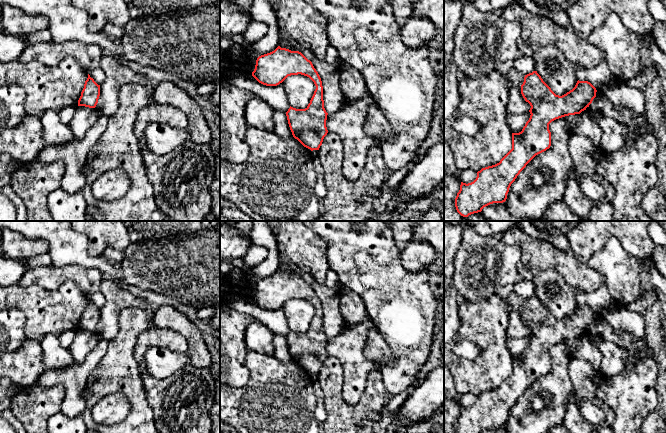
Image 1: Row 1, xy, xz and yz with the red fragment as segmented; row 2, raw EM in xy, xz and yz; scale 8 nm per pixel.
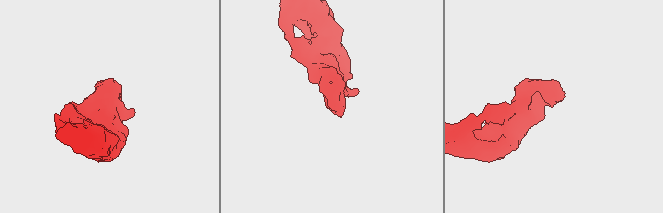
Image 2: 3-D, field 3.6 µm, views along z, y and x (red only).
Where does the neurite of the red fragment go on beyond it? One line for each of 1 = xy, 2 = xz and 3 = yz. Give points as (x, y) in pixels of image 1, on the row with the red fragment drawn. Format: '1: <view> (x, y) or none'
1: none
2: none
3: none

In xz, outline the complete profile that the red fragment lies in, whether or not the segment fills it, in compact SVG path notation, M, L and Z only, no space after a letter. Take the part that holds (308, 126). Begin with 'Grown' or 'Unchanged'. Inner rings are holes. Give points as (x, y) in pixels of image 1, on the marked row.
Unchanged. M278 46L274 51L259 56L252 72L252 76L266 86L277 86L288 76L298 74L309 77L316 89L305 109L290 106L286 112L288 124L293 137L304 147L311 151L319 150L328 133L328 113L324 108L322 81L312 62L299 51Z

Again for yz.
Unchanged. M537 71L525 75L521 85L521 94L531 106L530 118L522 131L512 133L512 149L500 160L499 163L482 168L477 172L476 179L471 183L461 182L460 190L455 198L457 212L468 217L471 214L481 212L482 209L493 203L503 203L511 184L520 172L538 154L546 151L551 146L551 132L549 124L559 118L580 114L586 110L596 97L596 88L588 81L577 81L575 87L566 94L556 95L543 81Z

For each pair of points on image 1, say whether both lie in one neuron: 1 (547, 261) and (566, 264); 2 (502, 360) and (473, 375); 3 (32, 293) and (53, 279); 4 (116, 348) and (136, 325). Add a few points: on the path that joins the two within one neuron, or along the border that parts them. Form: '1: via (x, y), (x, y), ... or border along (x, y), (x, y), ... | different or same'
1: via (552, 261), (561, 261) | same
2: via (495, 364), (485, 374), (480, 375) | same
3: border along (65, 281), (54, 289), (19, 285) | different
4: via (122, 342), (130, 331) | same

